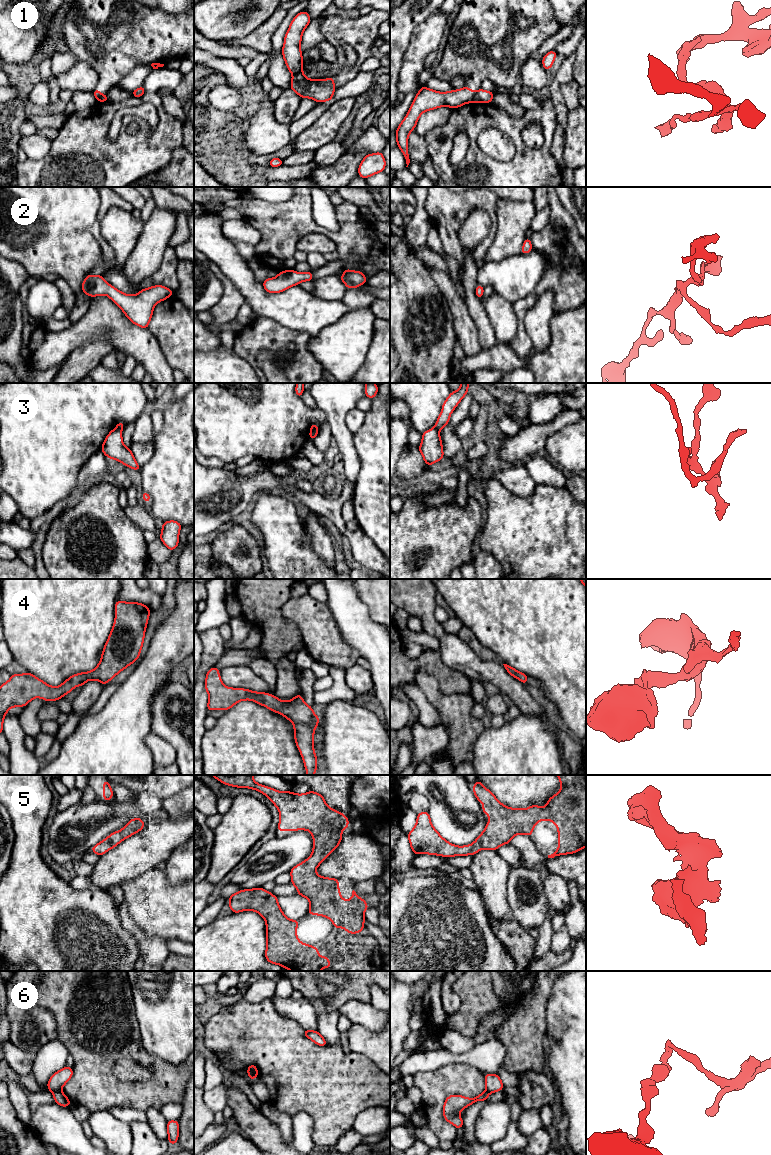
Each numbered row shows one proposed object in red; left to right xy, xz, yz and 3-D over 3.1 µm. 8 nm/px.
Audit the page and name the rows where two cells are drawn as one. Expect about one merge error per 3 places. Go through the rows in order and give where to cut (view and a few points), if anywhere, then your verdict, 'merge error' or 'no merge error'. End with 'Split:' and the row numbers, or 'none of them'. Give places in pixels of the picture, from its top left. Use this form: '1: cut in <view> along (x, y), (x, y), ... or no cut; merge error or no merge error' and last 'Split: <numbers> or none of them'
1: cut in xz along (302, 71), (293, 75); merge error
2: no cut; no merge error
3: cut in yz along (434, 427), (438, 430); merge error
4: no cut; no merge error
5: no cut; no merge error
6: cut in xy along (60, 1089), (52, 1092); merge error
Split: 1, 3, 6

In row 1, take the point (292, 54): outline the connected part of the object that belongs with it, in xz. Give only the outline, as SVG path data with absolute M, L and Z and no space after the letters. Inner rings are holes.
M301 11L293 18L289 29L285 34L282 55L285 64L292 75L303 72L302 65L304 62L300 43L303 31L306 29L310 21L311 17L309 14L306 11Z

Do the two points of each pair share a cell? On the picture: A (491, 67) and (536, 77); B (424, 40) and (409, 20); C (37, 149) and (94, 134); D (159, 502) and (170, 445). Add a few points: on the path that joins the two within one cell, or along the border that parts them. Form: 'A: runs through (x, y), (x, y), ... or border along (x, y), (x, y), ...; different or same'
A: border along (532, 55), (522, 65), (519, 79); different
B: border along (433, 12), (415, 28), (409, 46), (406, 49); different
C: border along (52, 141), (46, 155), (31, 158); different
D: runs through (170, 488), (170, 459); same

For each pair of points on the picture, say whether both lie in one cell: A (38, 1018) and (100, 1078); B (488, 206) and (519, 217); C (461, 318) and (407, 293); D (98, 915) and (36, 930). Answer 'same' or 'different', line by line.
A: different
B: different
C: different
D: same

